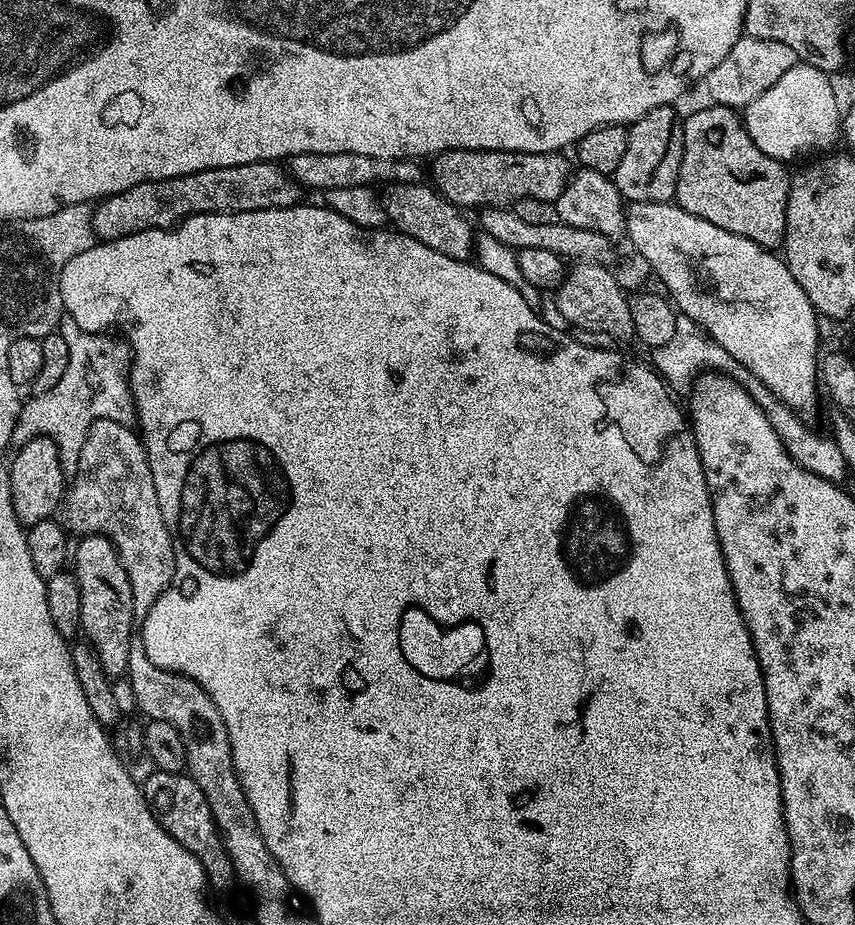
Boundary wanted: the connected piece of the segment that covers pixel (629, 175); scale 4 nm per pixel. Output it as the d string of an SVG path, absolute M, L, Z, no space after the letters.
M672 106L655 108L628 128L626 154L622 154L622 162L618 162L614 173L616 188L625 201L660 206L663 200L675 197L684 153L684 125L681 117L676 117L676 110Z

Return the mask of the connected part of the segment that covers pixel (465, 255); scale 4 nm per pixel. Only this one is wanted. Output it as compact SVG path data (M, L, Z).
M427 183L398 184L393 192L383 193L383 210L395 231L404 232L410 238L422 242L422 246L430 246L430 250L438 250L438 254L446 254L451 260L467 261L474 252L474 231L468 225L463 211L451 204L445 196L440 195L435 187Z

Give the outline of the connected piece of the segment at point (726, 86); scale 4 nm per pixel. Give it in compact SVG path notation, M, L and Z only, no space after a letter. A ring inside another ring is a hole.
M744 34L738 42L734 42L730 54L726 54L726 58L722 58L722 62L718 62L718 66L714 66L714 70L710 70L710 74L704 77L702 84L703 87L708 87L709 101L712 104L742 110L750 102L754 102L758 94L766 94L766 90L770 90L770 86L774 86L778 78L782 78L782 74L786 74L786 70L797 63L794 50L790 50L786 42Z

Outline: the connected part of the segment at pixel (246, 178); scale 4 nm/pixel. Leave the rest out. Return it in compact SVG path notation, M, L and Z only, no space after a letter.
M259 160L242 166L211 168L194 174L186 174L169 180L147 180L130 190L122 190L113 196L106 196L91 209L92 235L97 241L117 240L142 230L151 228L170 228L185 220L188 216L197 216L207 212L249 212L250 210L270 210L271 208L293 208L301 203L302 189L297 180L293 180L279 163Z

